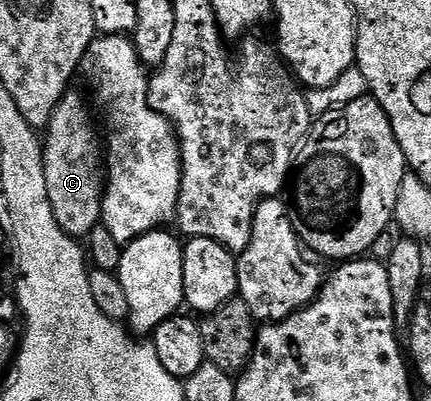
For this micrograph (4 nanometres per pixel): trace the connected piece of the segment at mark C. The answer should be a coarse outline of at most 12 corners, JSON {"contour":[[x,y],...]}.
{"contour":[[67,93],[43,135],[47,197],[70,237],[101,222],[103,147]]}

